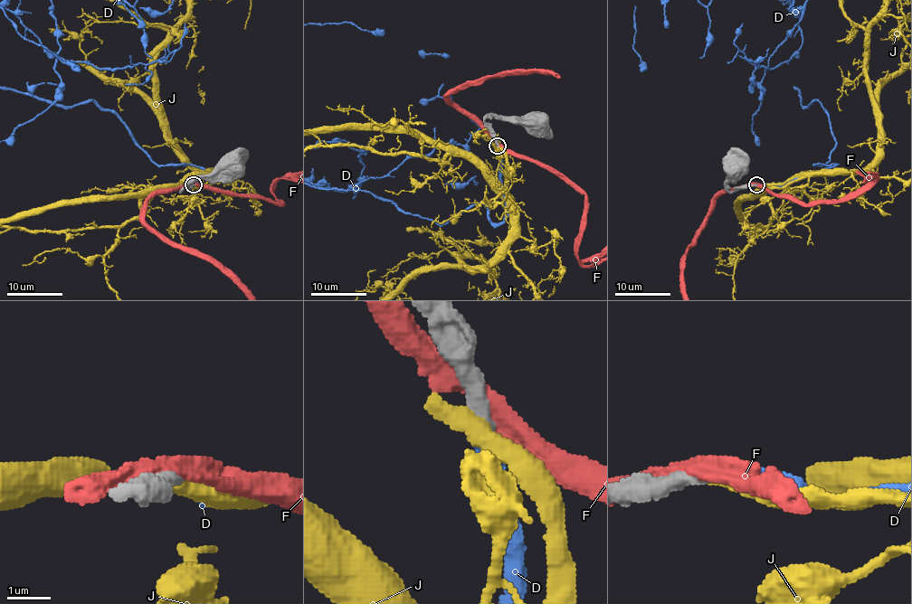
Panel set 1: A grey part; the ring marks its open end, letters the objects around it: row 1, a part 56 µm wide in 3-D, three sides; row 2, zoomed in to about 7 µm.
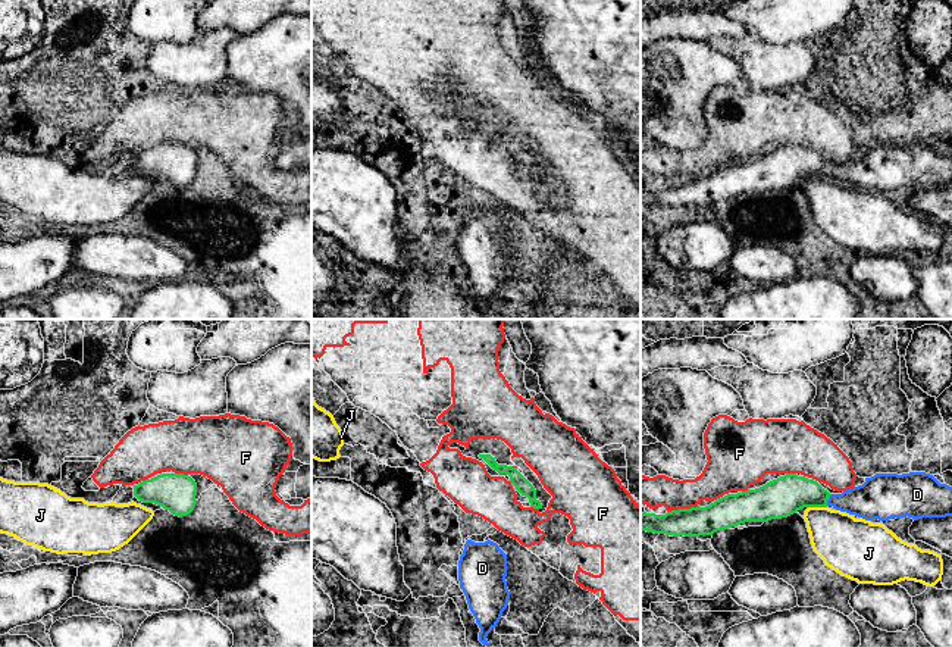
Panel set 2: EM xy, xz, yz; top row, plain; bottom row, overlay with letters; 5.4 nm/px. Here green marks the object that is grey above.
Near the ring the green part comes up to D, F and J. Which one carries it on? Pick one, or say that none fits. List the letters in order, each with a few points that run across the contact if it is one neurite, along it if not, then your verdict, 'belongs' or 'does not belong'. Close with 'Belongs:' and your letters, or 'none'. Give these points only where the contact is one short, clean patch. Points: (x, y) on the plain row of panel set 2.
D: yz (785, 166), (817, 166), (827, 169), (871, 171) | belongs
F: does not belong
J: does not belong
Belongs: D

